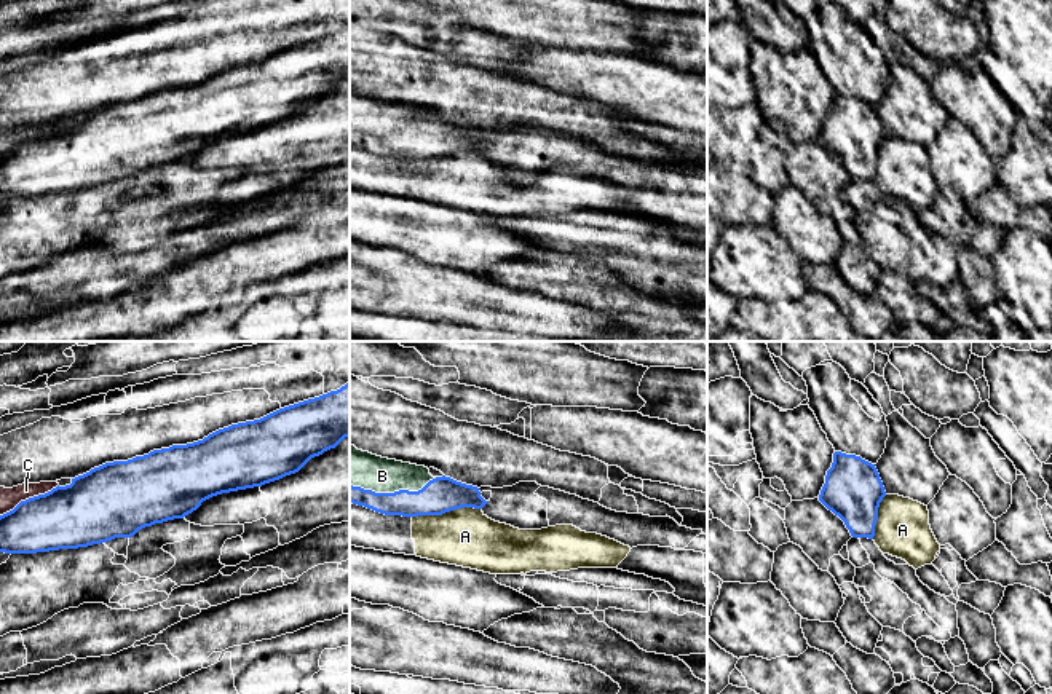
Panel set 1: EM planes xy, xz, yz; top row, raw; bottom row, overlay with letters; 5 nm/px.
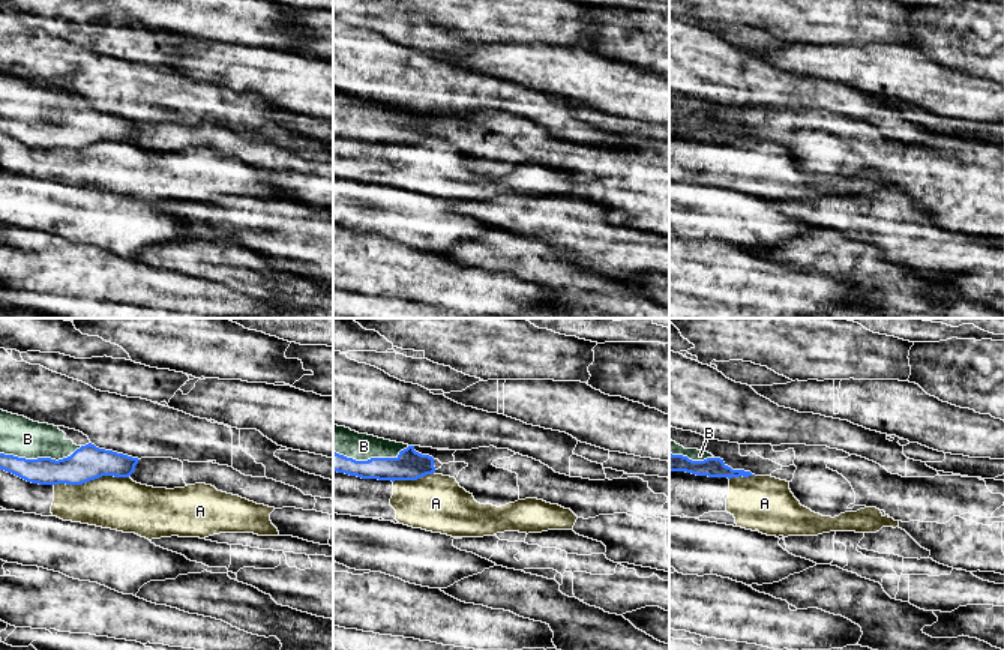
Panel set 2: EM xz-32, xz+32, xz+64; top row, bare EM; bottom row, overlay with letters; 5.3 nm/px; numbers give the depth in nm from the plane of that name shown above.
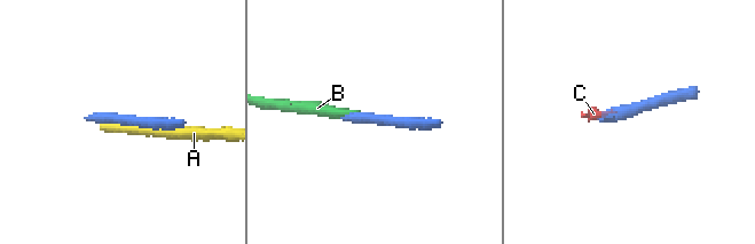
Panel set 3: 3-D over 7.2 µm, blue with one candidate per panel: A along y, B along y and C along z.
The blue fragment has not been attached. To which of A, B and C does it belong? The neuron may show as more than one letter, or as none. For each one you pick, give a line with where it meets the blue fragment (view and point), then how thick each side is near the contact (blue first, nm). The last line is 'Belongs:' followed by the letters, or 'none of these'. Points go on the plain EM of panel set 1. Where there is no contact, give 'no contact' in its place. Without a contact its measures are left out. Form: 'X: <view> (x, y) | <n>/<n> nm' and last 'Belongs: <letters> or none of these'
B: xz (395, 134) | 180/180 nm
Belongs: B

